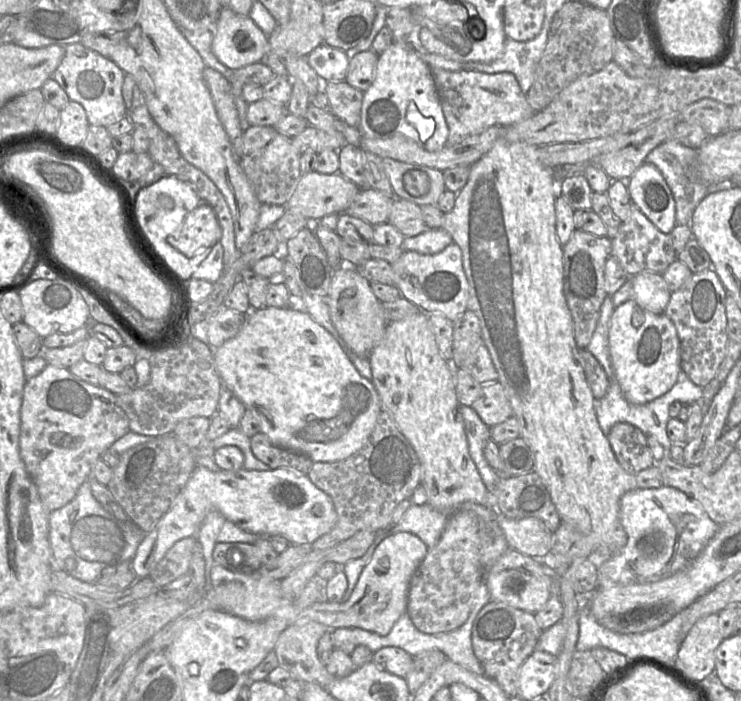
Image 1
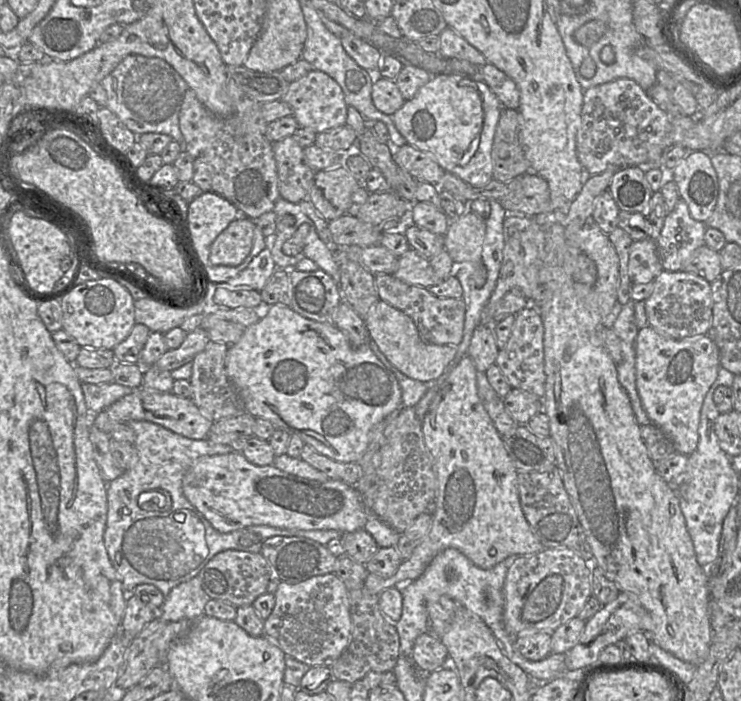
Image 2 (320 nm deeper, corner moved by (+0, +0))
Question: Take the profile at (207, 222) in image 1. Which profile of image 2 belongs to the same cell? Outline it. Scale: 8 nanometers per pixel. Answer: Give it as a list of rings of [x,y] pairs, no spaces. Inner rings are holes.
[[[250,218],[236,219],[223,230],[210,247],[212,266],[238,266],[250,254],[257,226]]]

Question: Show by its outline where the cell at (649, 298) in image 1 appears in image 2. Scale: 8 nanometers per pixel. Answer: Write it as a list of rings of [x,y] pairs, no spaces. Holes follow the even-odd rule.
[[[663,271],[653,284],[652,295],[644,301],[647,321],[651,328],[671,340],[707,336],[713,317],[710,282],[688,272]]]

